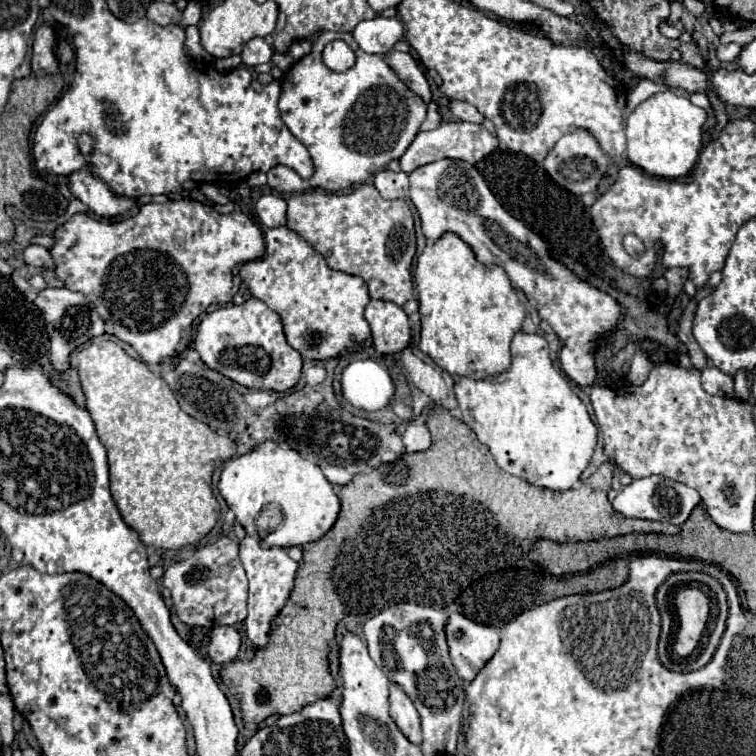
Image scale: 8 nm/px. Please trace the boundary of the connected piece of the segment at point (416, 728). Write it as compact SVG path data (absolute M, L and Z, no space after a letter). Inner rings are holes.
M391 683L389 687L389 711L393 721L397 723L397 727L405 733L405 737L411 743L421 743L421 723L419 723L419 713L415 711L415 705L411 703L411 699L407 699L407 693L403 691L403 687L399 687L397 683Z

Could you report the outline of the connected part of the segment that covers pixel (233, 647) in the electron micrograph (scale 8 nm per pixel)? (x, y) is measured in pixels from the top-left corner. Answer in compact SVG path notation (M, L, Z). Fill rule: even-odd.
M219 625L211 631L211 641L207 645L207 657L213 663L229 663L237 657L241 647L241 635L231 625Z

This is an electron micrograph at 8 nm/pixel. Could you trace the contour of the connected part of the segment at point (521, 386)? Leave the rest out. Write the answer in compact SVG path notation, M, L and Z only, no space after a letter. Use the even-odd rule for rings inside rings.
M523 331L515 333L511 343L511 355L511 367L505 373L497 373L487 379L459 377L455 381L453 389L459 401L459 409L463 413L463 423L469 425L475 431L477 439L489 447L491 455L503 471L537 487L567 491L579 479L593 455L593 449L597 445L597 427L591 421L583 401L575 395L570 382L551 363L549 343L543 335L529 335Z

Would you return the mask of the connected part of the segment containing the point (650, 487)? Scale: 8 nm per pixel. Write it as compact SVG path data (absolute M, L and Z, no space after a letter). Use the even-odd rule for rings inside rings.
M651 475L639 481L633 481L627 485L613 501L613 509L619 511L625 517L635 517L635 519L653 519L653 521L667 521L673 525L683 525L695 505L701 501L699 493L683 483L677 483L667 477Z

